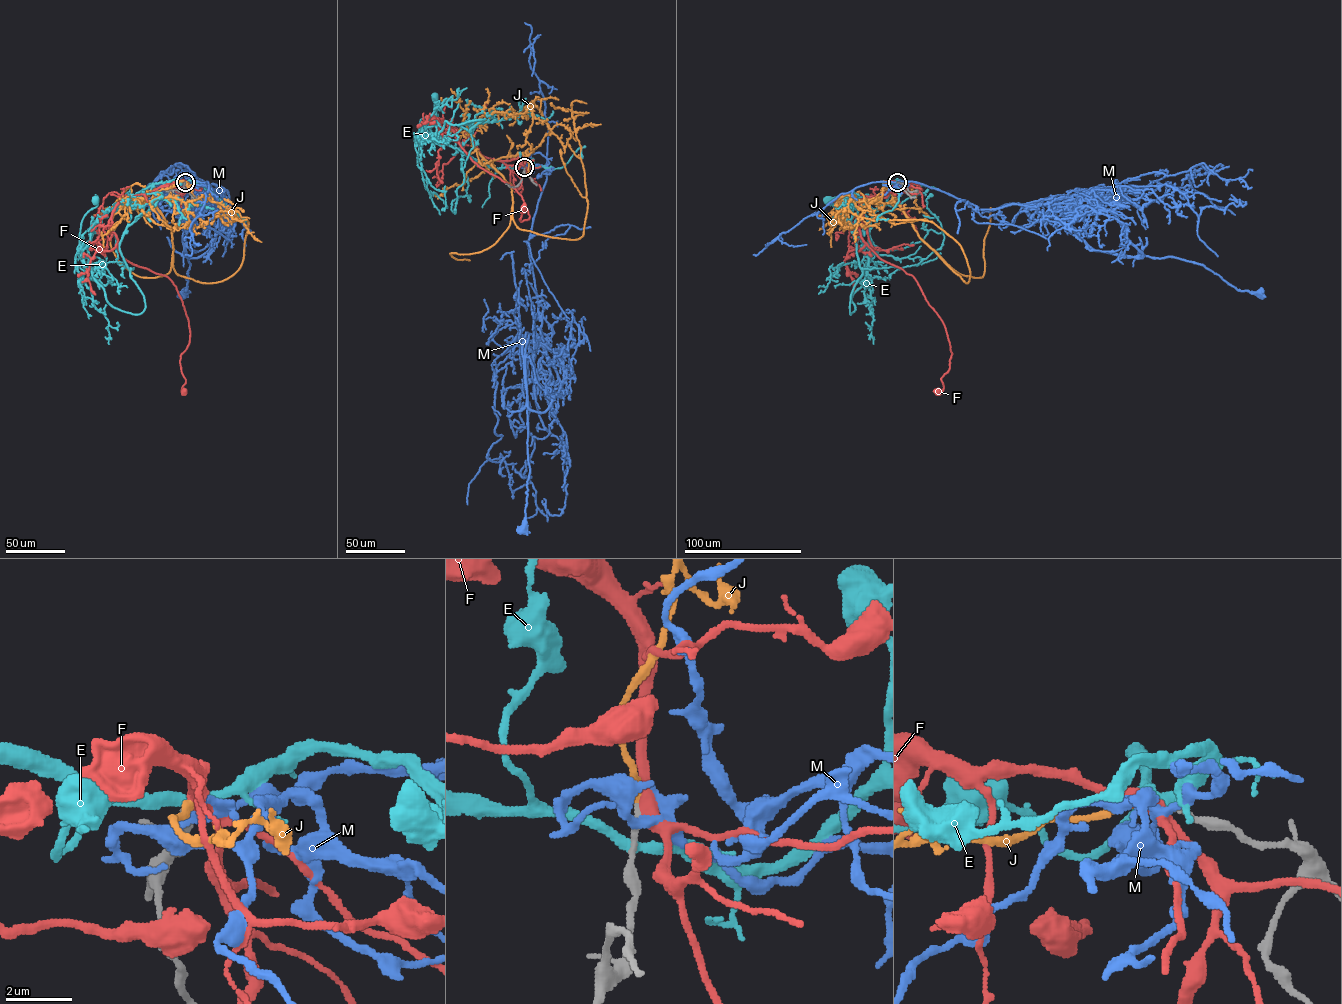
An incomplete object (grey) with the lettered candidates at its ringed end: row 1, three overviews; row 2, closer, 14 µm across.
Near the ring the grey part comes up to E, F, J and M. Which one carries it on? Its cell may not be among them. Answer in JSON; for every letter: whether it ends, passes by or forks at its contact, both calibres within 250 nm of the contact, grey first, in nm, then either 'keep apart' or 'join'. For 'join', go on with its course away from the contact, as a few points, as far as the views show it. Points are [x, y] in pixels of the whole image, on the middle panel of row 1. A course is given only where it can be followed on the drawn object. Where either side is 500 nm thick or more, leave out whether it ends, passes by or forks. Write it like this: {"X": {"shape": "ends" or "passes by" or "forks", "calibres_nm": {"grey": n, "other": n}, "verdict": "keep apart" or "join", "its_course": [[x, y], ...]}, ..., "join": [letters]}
{"E": {"shape": "passes by", "calibres_nm": {"grey": 280, "other": 320}, "verdict": "keep apart"}, "F": {"shape": "forks", "calibres_nm": {"grey": 200, "other": 360}, "verdict": "keep apart"}, "J": {"shape": "ends", "calibres_nm": {"grey": 190, "other": 240}, "verdict": "join", "its_course": [[524, 167], [521, 153], [490, 164], [511, 185], [515, 224], [577, 239], [587, 201], [560, 149]]}, "M": {"shape": "passes by", "calibres_nm": {"grey": 240, "other": 240}, "verdict": "keep apart"}, "join": ["J"]}

